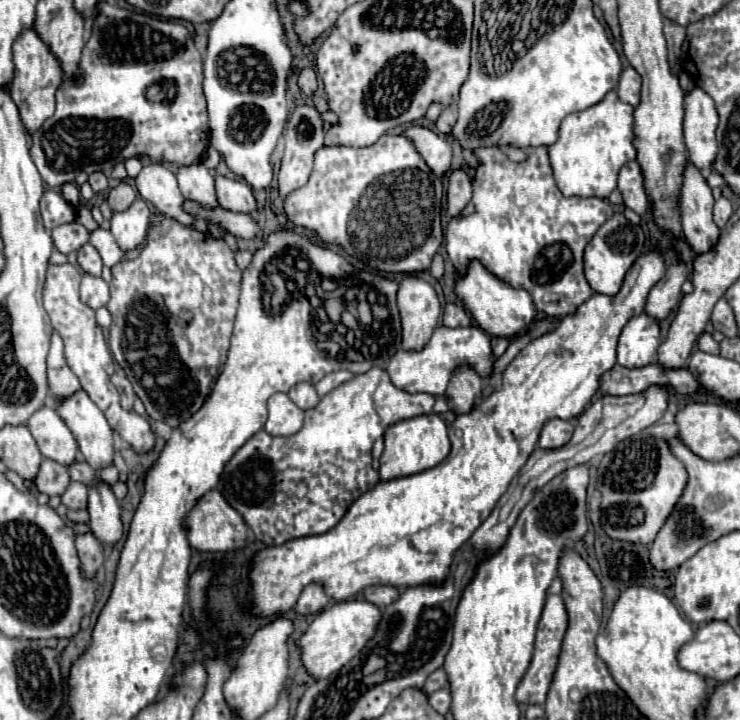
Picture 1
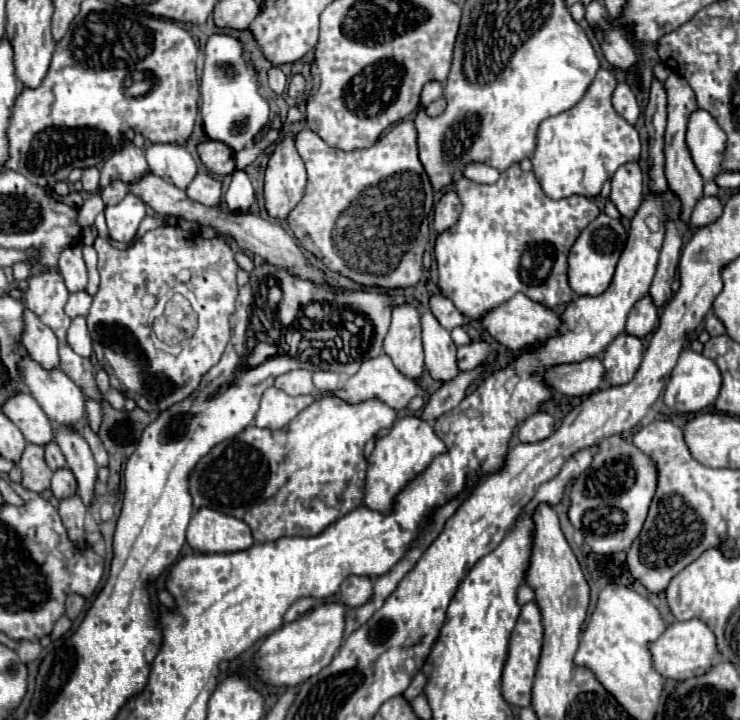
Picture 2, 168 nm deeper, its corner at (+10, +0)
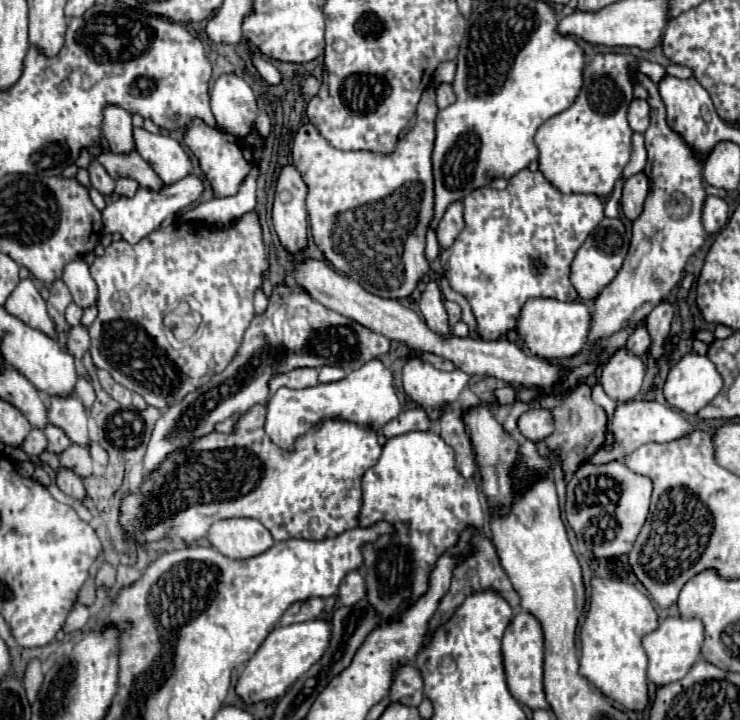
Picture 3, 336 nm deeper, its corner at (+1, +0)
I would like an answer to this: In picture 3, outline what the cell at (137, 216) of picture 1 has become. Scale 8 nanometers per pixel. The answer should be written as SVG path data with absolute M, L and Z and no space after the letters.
M195 175L183 177L181 181L173 183L173 185L163 185L159 191L153 189L145 189L139 187L137 193L133 197L119 197L117 201L109 203L103 209L103 225L105 225L105 233L121 233L121 237L129 243L139 243L141 239L145 239L149 233L153 233L155 229L161 227L161 223L175 215L177 211L181 211L183 207L195 203L203 193L203 185Z

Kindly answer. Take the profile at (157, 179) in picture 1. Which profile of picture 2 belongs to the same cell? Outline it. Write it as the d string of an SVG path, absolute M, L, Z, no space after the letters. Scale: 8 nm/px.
M126 143L120 151L116 151L102 167L102 177L100 177L100 189L104 189L110 181L140 181L144 173L150 173L148 161L144 157L144 151L134 147L132 143Z

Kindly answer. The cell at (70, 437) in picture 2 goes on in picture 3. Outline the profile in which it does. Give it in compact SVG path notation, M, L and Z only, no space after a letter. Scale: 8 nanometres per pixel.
M71 393L69 397L47 395L47 417L53 425L61 427L73 443L85 447L89 445L87 409L75 393Z

